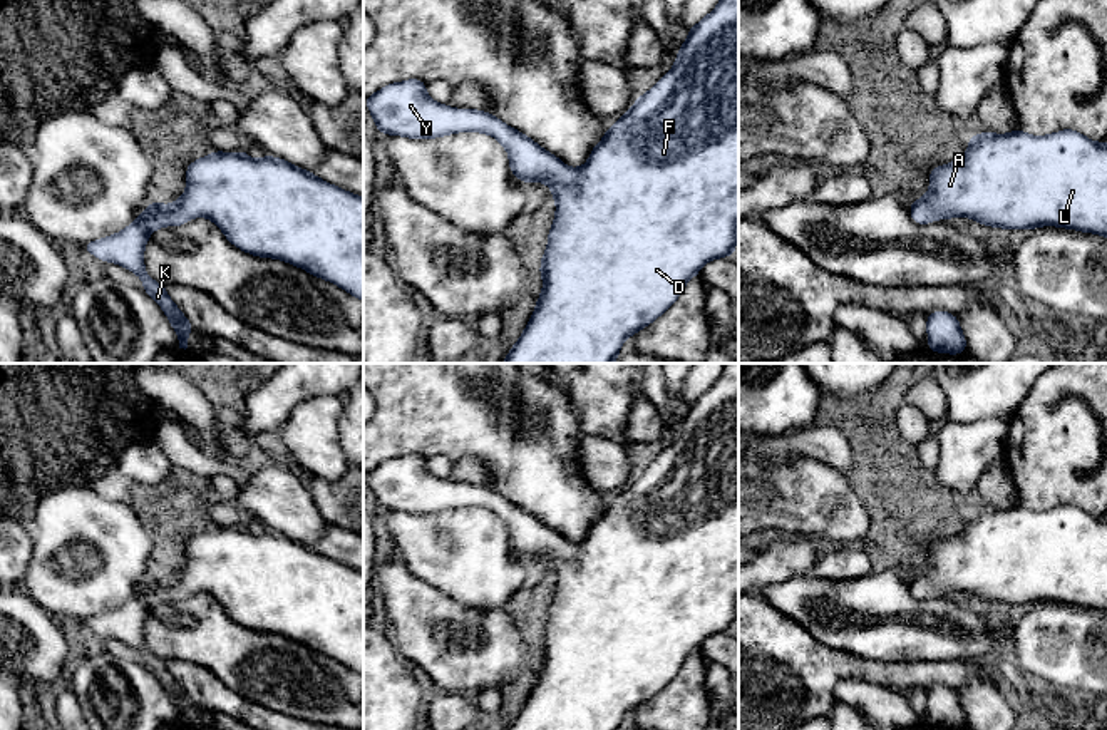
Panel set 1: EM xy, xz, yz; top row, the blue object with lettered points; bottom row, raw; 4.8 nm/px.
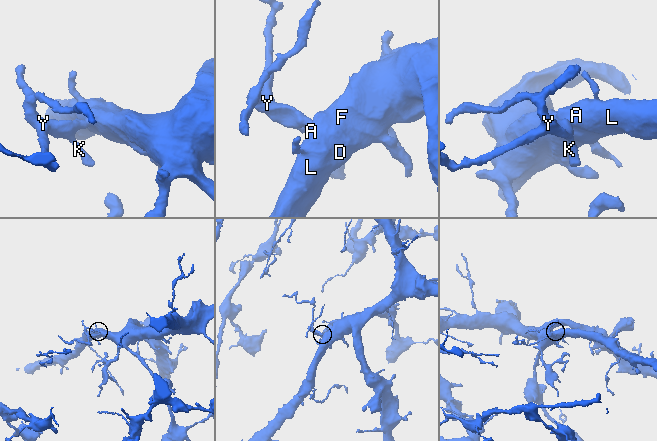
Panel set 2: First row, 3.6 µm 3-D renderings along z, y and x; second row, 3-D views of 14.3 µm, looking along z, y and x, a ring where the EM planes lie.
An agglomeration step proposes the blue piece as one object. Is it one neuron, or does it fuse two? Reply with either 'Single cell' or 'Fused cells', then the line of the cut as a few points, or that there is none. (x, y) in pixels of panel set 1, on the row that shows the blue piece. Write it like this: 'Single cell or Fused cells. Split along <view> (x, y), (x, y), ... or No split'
Single cell. No split

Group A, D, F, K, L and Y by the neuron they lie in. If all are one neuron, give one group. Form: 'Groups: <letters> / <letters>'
Groups: A D F K L Y

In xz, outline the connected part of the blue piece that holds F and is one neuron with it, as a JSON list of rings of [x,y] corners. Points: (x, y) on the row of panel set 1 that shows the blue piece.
[[[720,0],[708,15],[688,30],[688,37],[675,57],[677,60],[670,72],[646,94],[640,95],[631,109],[606,129],[605,137],[593,147],[586,164],[581,167],[568,167],[559,157],[489,112],[456,109],[435,102],[427,95],[427,84],[419,79],[394,82],[365,97],[375,127],[384,134],[409,139],[435,139],[457,132],[482,132],[502,144],[509,156],[509,169],[517,179],[526,184],[544,182],[551,188],[556,214],[548,234],[546,251],[541,258],[543,291],[538,296],[531,320],[502,363],[613,363],[620,357],[623,342],[663,315],[678,300],[685,285],[700,273],[703,265],[729,254],[735,256],[739,226],[739,0]]]

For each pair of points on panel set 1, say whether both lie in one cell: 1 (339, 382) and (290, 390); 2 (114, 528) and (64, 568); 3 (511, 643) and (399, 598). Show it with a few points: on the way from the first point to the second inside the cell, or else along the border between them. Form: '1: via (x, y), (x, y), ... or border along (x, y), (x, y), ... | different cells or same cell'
1: via (327, 382), (302, 382) | same cell
2: via (102, 539), (76, 566) | same cell
3: via (481, 652), (447, 655), (427, 637), (427, 628) | same cell

